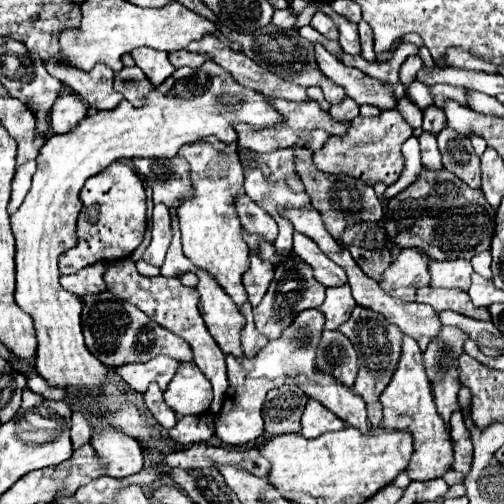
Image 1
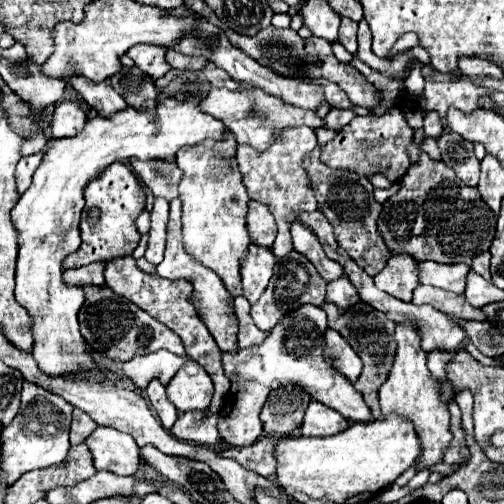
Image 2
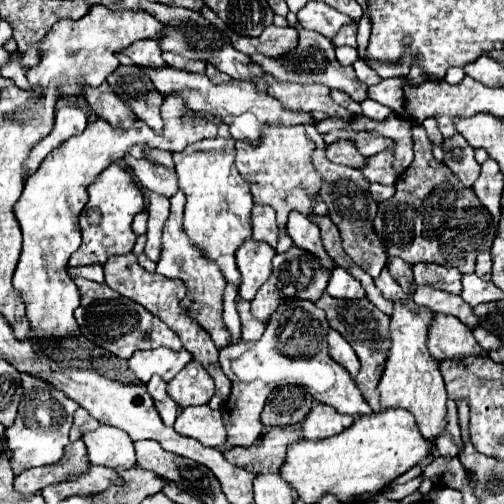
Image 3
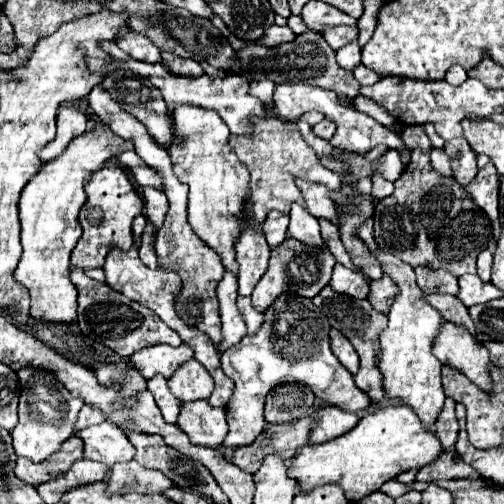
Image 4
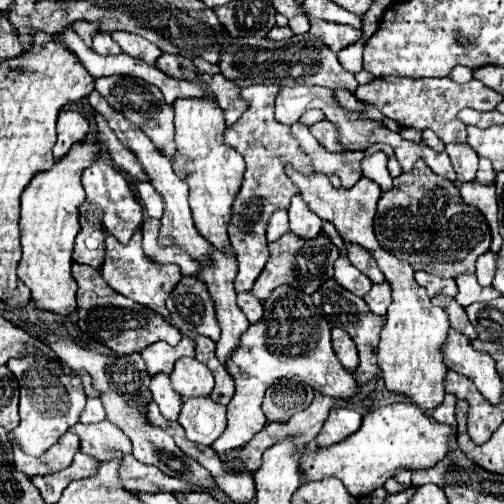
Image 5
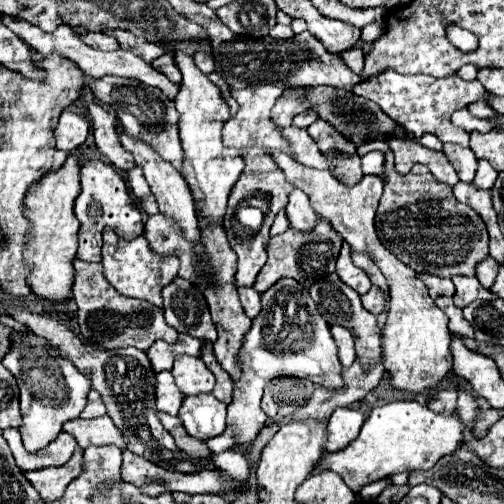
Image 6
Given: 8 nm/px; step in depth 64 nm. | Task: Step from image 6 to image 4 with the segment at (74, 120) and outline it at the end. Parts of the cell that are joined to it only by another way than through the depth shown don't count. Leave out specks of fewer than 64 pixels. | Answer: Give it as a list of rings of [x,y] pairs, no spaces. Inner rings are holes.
[[[60,108],[56,120],[58,120],[56,138],[54,138],[50,144],[46,144],[44,150],[38,152],[38,158],[40,158],[40,160],[52,160],[52,158],[60,156],[60,154],[66,150],[66,146],[70,144],[72,138],[76,138],[76,136],[80,136],[82,132],[86,132],[86,122],[88,122],[88,120],[86,120],[86,116],[84,116],[80,110],[76,110],[76,108]]]

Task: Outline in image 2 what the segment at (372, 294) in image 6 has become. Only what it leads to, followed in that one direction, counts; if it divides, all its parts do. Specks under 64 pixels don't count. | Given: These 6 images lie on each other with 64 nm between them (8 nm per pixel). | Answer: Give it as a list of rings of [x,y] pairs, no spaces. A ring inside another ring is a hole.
[[[408,254],[392,256],[384,270],[374,278],[374,282],[386,294],[402,302],[412,302],[412,292],[420,284],[418,262]]]

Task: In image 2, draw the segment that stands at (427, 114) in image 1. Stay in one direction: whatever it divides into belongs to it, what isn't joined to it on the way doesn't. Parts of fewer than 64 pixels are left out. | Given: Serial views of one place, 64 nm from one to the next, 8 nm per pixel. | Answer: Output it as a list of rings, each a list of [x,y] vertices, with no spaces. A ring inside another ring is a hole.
[[[428,112],[428,114],[424,116],[424,132],[426,132],[426,136],[430,136],[430,138],[438,138],[438,136],[440,136],[440,132],[442,132],[442,122],[440,122],[438,112]]]

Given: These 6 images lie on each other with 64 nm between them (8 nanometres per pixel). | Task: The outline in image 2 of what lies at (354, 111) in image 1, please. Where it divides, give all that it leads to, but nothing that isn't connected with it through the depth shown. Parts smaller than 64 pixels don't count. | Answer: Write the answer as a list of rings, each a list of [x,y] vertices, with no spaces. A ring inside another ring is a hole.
[[[330,108],[330,112],[328,112],[328,116],[324,118],[324,122],[326,122],[326,128],[340,130],[340,128],[344,128],[354,116],[356,116],[356,112],[350,110],[350,108],[346,108],[346,110],[342,110],[342,108]]]

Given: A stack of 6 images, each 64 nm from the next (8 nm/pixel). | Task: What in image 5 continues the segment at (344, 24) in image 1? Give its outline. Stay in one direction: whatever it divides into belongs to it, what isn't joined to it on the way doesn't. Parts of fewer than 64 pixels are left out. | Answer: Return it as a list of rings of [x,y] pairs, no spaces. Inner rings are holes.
[[[312,20],[310,22],[310,34],[320,38],[332,52],[340,52],[348,44],[354,44],[360,40],[362,32],[352,28],[352,26],[342,26],[342,24],[328,24],[324,20]]]

